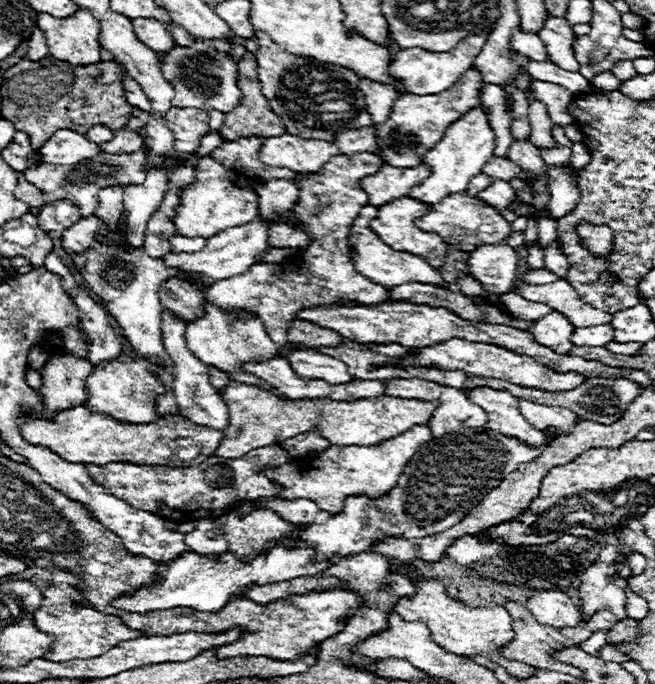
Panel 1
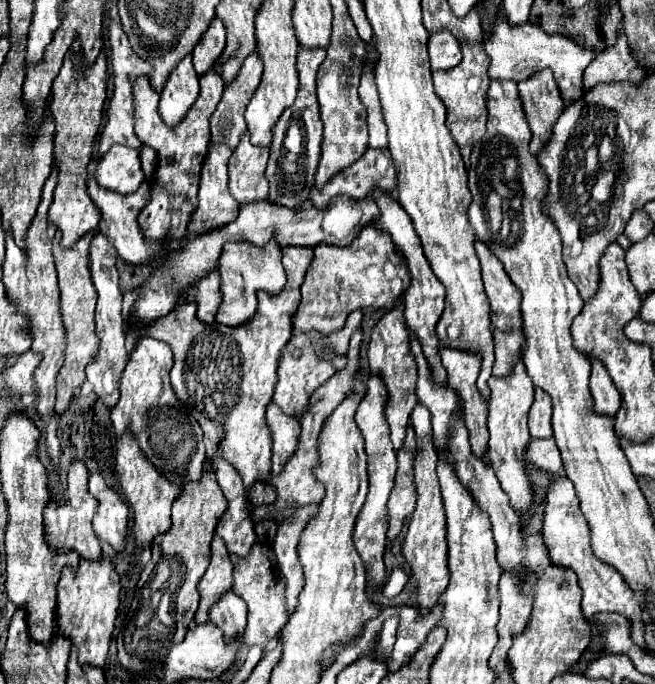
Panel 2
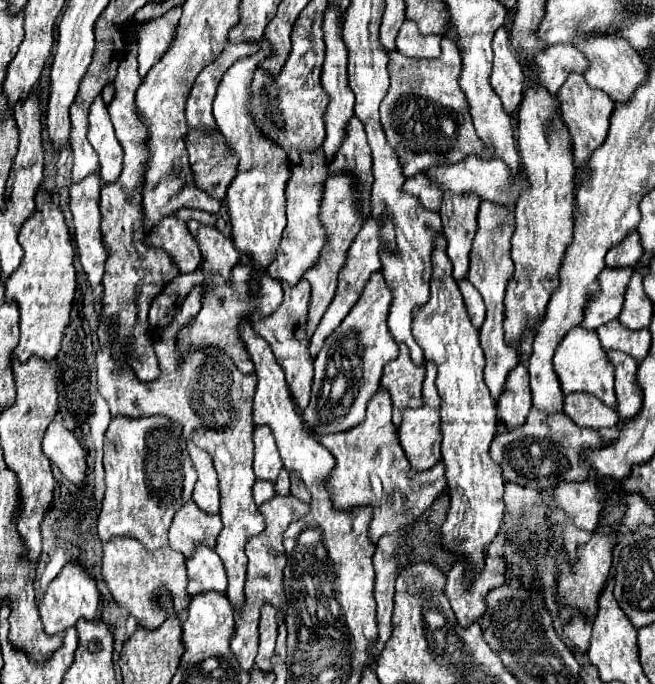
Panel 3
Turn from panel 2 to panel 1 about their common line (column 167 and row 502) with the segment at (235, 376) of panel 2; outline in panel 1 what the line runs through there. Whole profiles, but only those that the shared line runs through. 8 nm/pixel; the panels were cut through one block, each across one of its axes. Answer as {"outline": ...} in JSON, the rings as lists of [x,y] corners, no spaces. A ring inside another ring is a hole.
{"outline":[[[414,426],[406,434],[398,434],[398,438],[388,438],[378,446],[330,446],[316,456],[306,456],[280,468],[266,468],[264,474],[274,478],[282,486],[282,498],[308,498],[314,500],[320,510],[338,514],[344,506],[344,498],[350,494],[366,494],[370,498],[386,494],[398,482],[402,468],[410,462],[418,446],[428,442],[430,438],[432,434],[428,426]]]}

